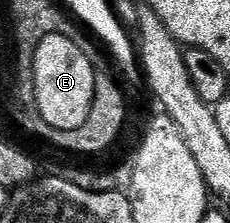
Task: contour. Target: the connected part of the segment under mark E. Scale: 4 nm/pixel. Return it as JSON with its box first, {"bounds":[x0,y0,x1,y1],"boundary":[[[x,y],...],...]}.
{"bounds":[33,34,98,131],"boundary":[[[52,34],[46,35],[41,38],[40,44],[36,46],[36,51],[33,54],[33,69],[34,69],[34,82],[37,89],[37,103],[42,118],[45,119],[46,125],[50,125],[54,130],[60,131],[77,131],[82,125],[86,125],[86,117],[90,117],[90,109],[92,108],[92,102],[96,100],[96,76],[98,74],[97,68],[94,66],[94,60],[89,55],[88,51],[83,51],[70,37]]]}

